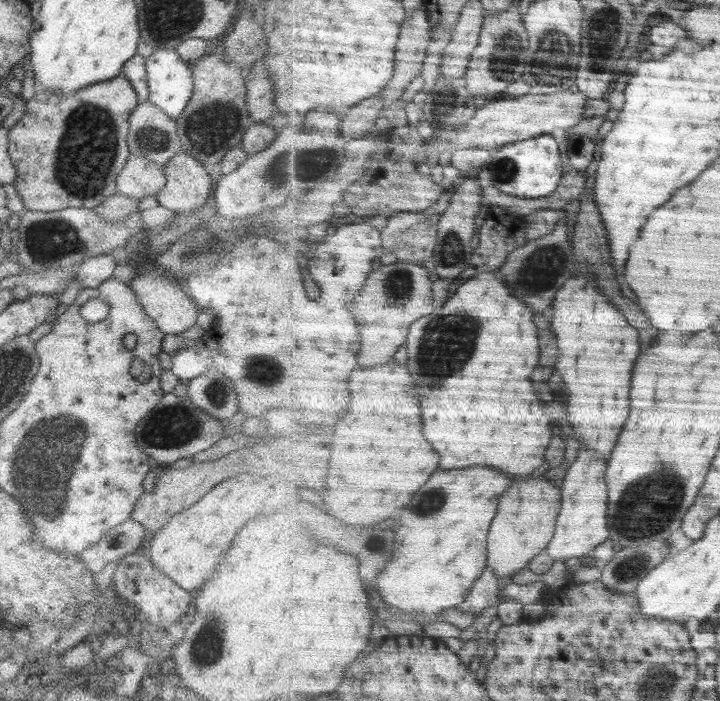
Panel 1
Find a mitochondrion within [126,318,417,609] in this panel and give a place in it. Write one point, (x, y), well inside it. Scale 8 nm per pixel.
(171, 427)

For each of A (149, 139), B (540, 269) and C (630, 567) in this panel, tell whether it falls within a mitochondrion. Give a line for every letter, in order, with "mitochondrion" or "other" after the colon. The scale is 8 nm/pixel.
A: mitochondrion
B: mitochondrion
C: mitochondrion

